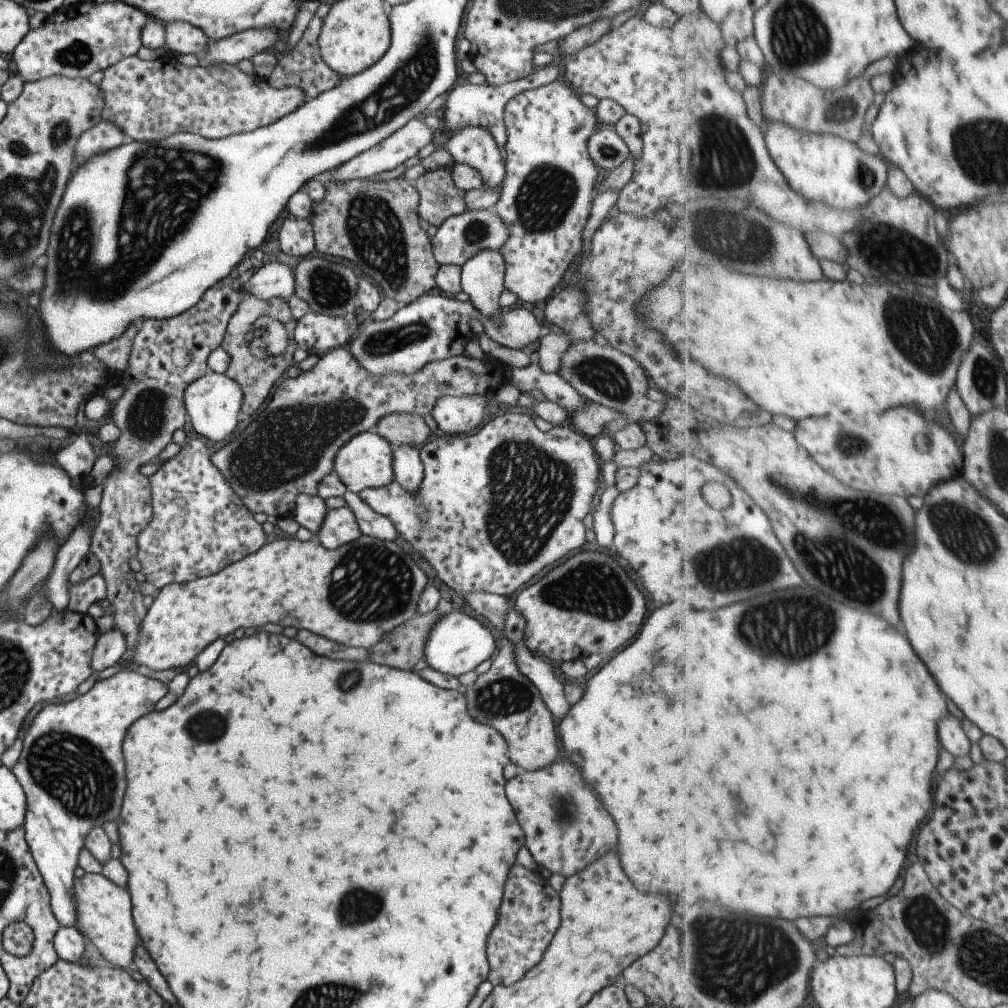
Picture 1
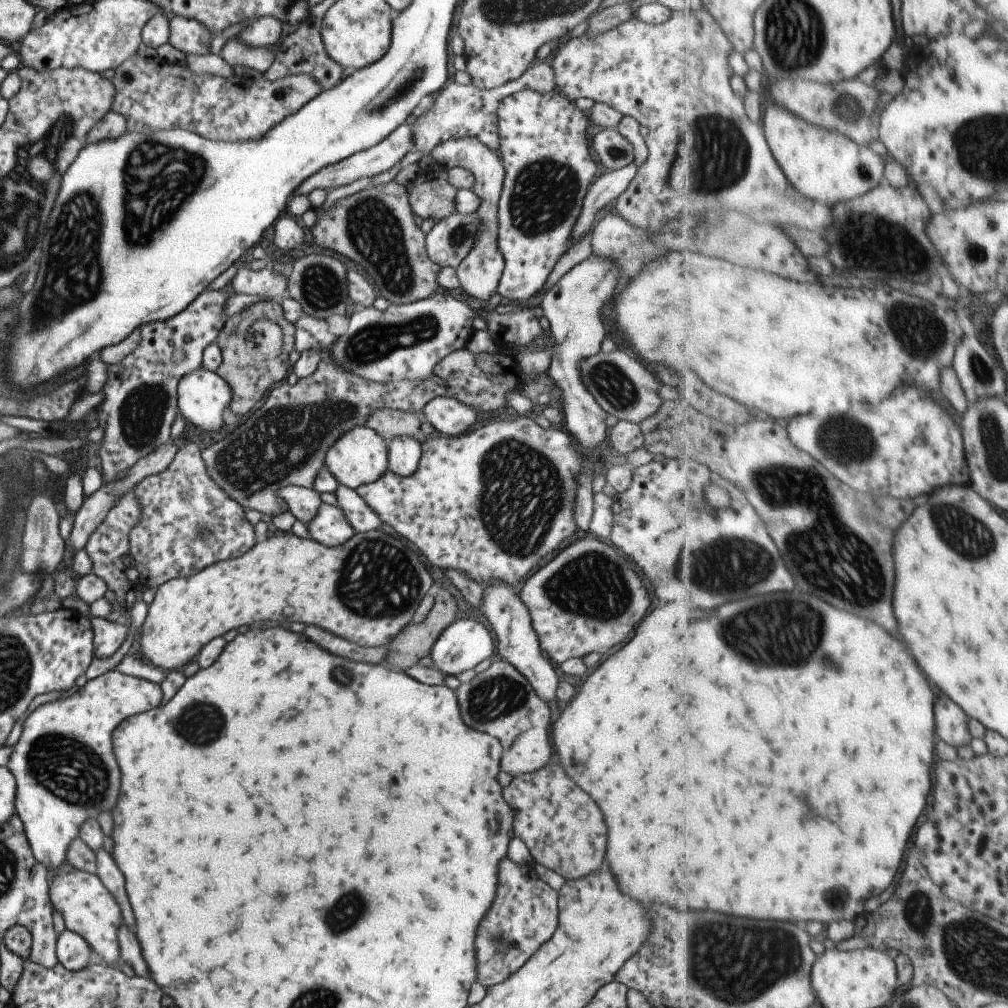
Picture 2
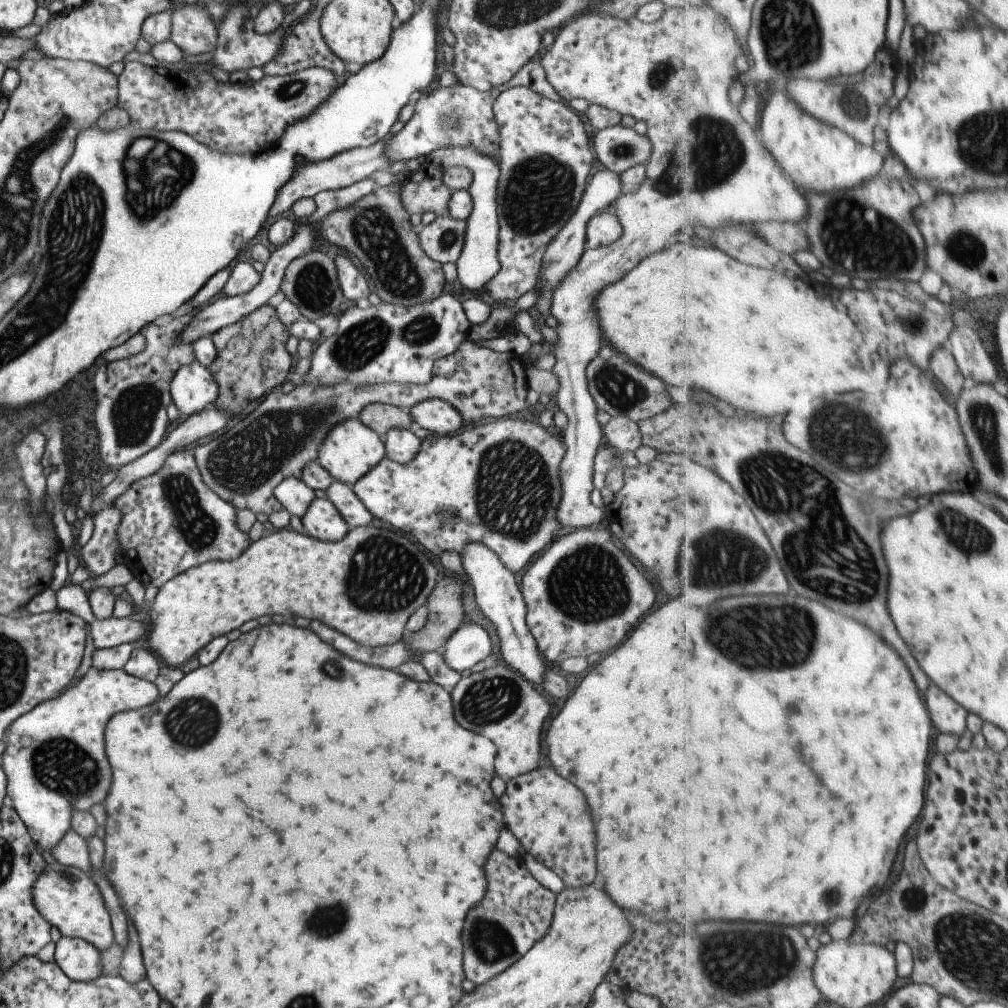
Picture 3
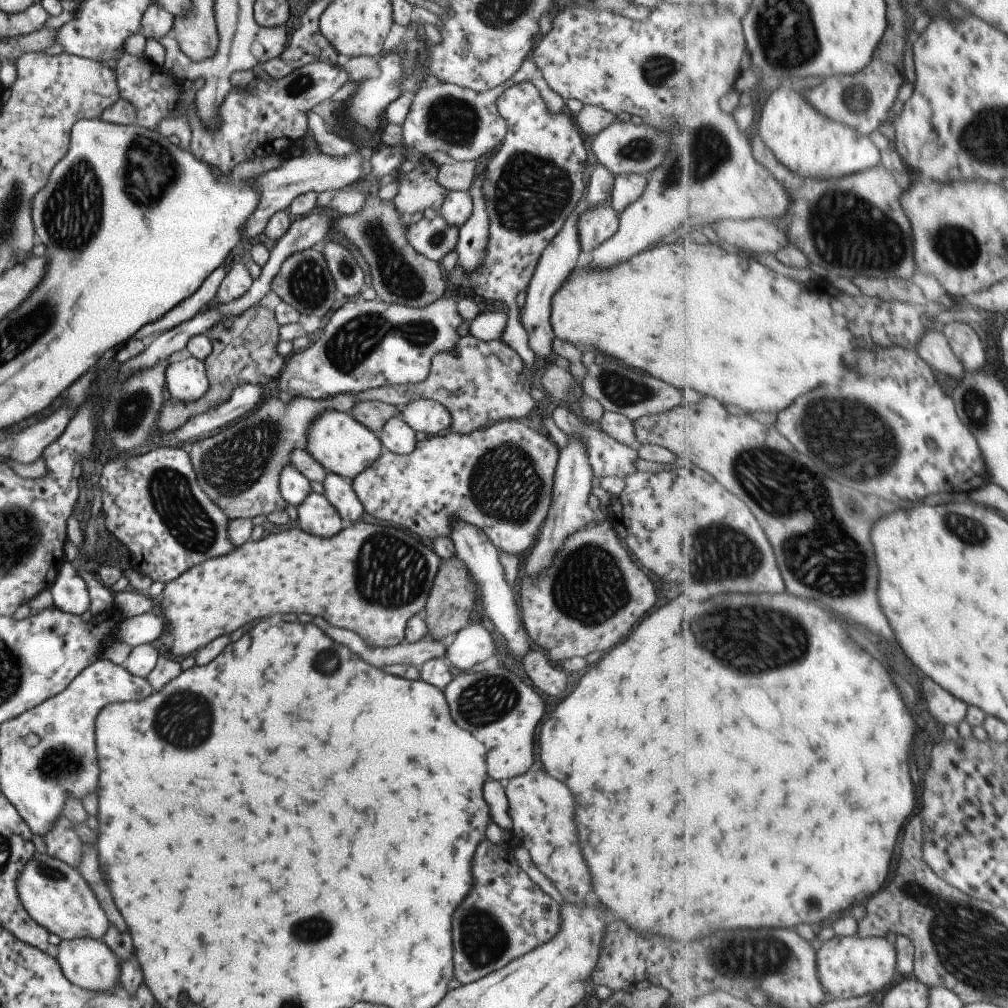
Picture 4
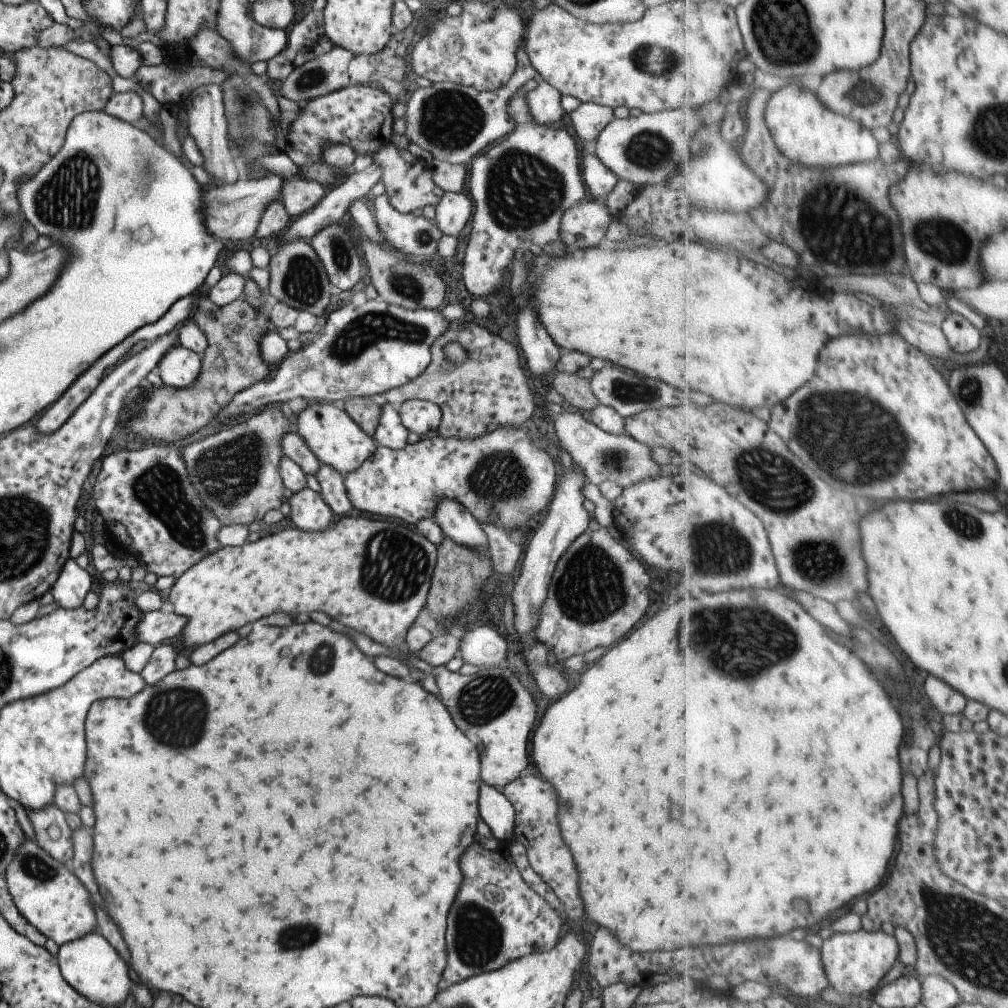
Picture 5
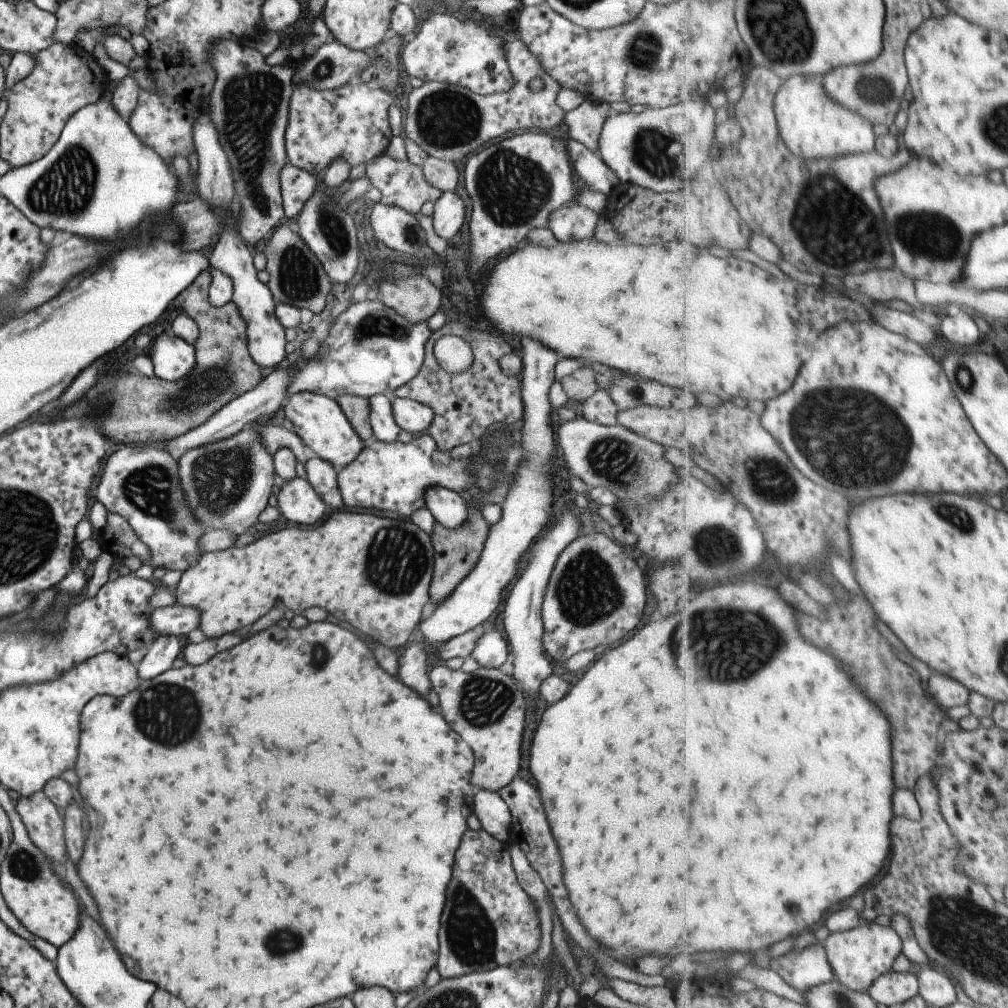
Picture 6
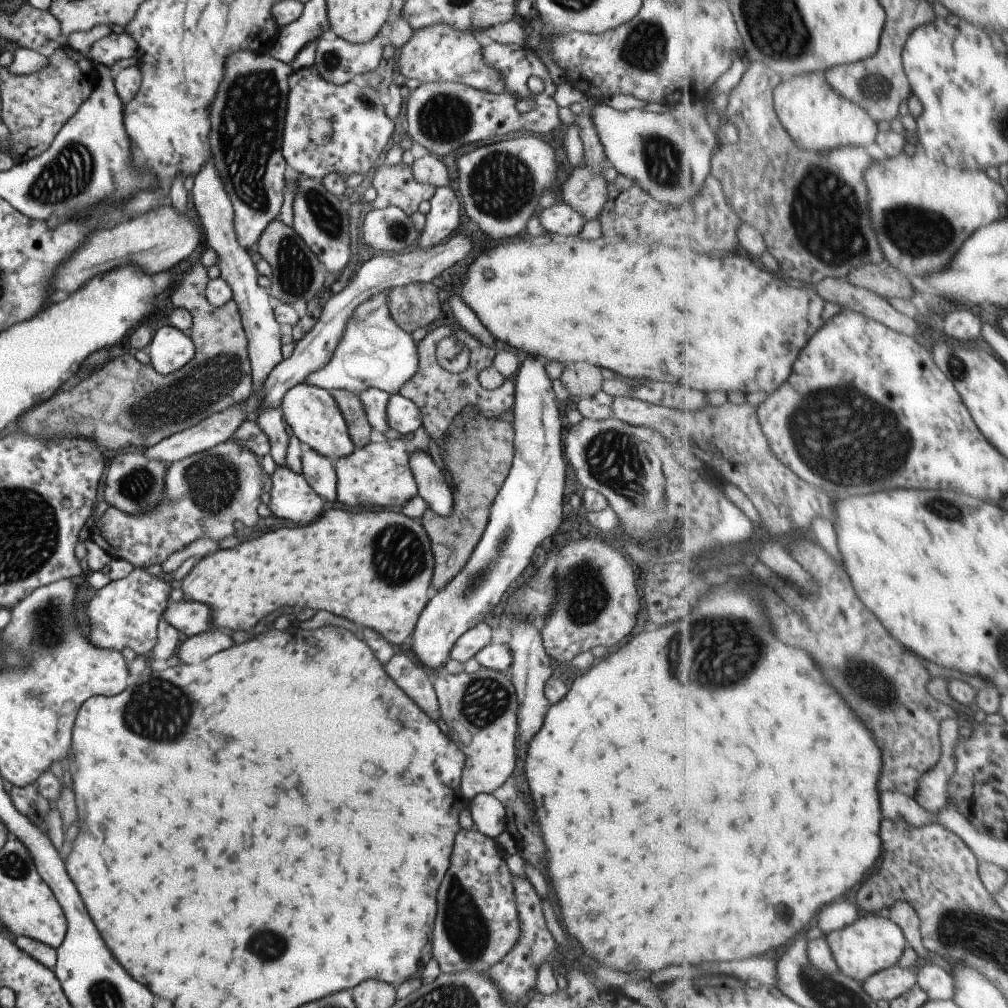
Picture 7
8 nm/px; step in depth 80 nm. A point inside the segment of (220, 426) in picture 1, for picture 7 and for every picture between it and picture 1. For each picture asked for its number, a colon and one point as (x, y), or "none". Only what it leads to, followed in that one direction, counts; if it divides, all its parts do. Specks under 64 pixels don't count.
2: (202, 396)
3: (192, 389)
4: (185, 380)
5: (178, 367)
6: (171, 358)
7: (169, 349)

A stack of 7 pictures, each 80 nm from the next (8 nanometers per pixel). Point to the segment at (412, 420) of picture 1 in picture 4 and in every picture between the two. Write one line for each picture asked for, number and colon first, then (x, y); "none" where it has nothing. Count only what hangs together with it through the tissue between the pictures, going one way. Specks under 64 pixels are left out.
2: (387, 423)
3: (378, 417)
4: (371, 414)

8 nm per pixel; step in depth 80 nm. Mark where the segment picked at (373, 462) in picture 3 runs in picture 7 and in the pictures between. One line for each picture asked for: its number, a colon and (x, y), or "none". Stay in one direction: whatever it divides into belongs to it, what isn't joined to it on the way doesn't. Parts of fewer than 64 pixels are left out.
4: (341, 445)
5: (335, 440)
6: (317, 420)
7: (312, 415)

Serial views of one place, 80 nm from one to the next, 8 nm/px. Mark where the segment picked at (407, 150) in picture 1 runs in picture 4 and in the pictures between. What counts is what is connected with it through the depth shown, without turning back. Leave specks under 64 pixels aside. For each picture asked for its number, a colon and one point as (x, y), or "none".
2: (382, 157)
3: (347, 167)
4: (276, 188)

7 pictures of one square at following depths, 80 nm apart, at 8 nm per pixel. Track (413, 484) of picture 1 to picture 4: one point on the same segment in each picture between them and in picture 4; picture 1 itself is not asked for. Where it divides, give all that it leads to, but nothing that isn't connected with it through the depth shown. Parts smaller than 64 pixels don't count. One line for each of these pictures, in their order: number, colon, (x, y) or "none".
2: (403, 453)
3: (401, 445)
4: (395, 436)

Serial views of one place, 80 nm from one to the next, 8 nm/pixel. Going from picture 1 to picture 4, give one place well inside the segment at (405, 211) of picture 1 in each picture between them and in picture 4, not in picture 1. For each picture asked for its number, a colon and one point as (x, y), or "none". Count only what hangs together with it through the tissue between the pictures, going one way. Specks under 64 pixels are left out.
2: (374, 228)
3: (375, 229)
4: (399, 276)

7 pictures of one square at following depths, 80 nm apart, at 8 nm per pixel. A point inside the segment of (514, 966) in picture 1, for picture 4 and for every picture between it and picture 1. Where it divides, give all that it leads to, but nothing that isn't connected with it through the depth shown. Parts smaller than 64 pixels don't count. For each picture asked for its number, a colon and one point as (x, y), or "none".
2: (524, 913)
3: (515, 913)
4: (504, 915)

